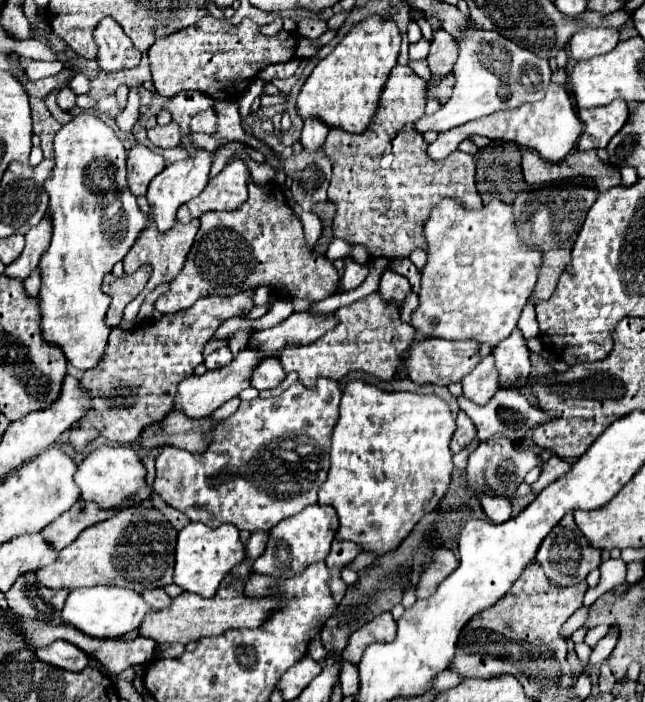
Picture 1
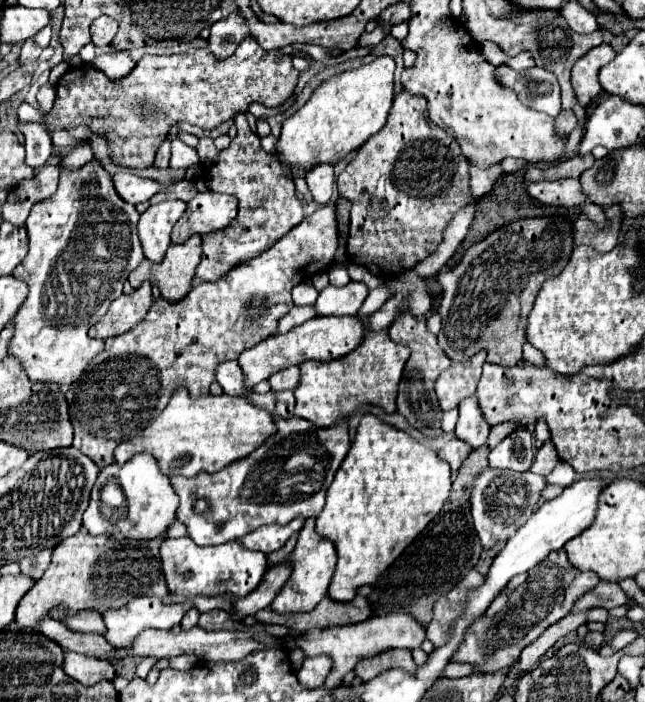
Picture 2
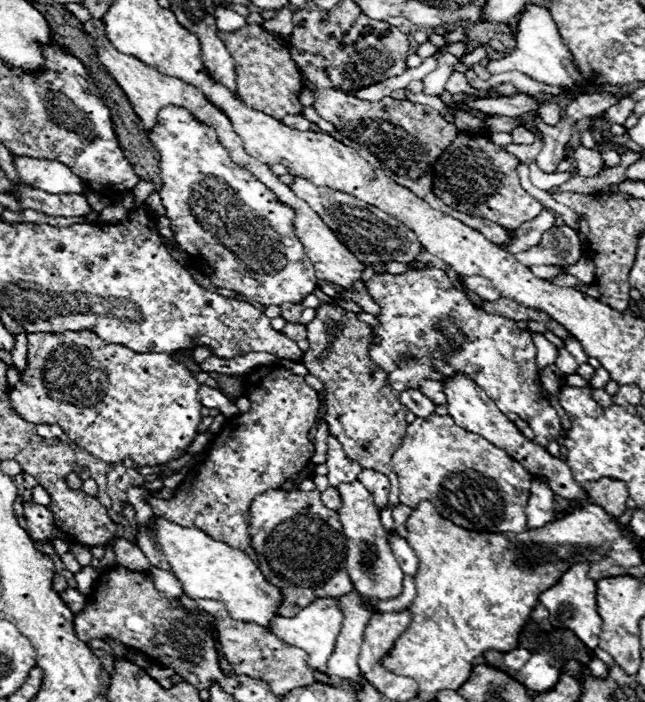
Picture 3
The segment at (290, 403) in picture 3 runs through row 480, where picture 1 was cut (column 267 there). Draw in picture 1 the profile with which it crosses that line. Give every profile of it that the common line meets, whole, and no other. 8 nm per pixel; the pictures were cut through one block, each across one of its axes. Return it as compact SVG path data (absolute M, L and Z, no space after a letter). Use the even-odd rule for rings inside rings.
M248 180L248 200L232 212L206 212L200 218L196 242L188 254L186 266L170 284L170 290L156 300L158 312L180 312L198 298L210 294L232 296L250 288L270 286L276 298L324 300L338 290L338 272L328 258L304 248L302 222L288 206L284 192L276 182L258 186Z

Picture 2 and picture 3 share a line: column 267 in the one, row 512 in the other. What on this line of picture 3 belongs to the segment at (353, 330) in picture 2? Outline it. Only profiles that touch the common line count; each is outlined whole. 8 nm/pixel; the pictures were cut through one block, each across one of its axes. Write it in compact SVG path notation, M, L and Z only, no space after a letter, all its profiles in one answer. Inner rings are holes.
M358 480L350 484L340 484L338 492L342 496L342 508L338 510L338 514L344 526L344 534L348 538L346 570L350 574L356 592L364 598L378 598L378 600L398 596L402 592L404 574L386 540L386 530L380 522L380 512L374 504L374 496Z

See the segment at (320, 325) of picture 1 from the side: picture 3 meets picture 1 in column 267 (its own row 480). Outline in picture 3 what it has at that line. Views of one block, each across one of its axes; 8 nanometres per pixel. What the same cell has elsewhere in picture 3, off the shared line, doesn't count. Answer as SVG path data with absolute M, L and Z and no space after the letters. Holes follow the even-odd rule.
M328 436L328 452L326 452L326 466L328 466L328 480L332 486L352 482L356 480L358 472L362 472L362 466L358 462L352 462L344 450L338 438Z

